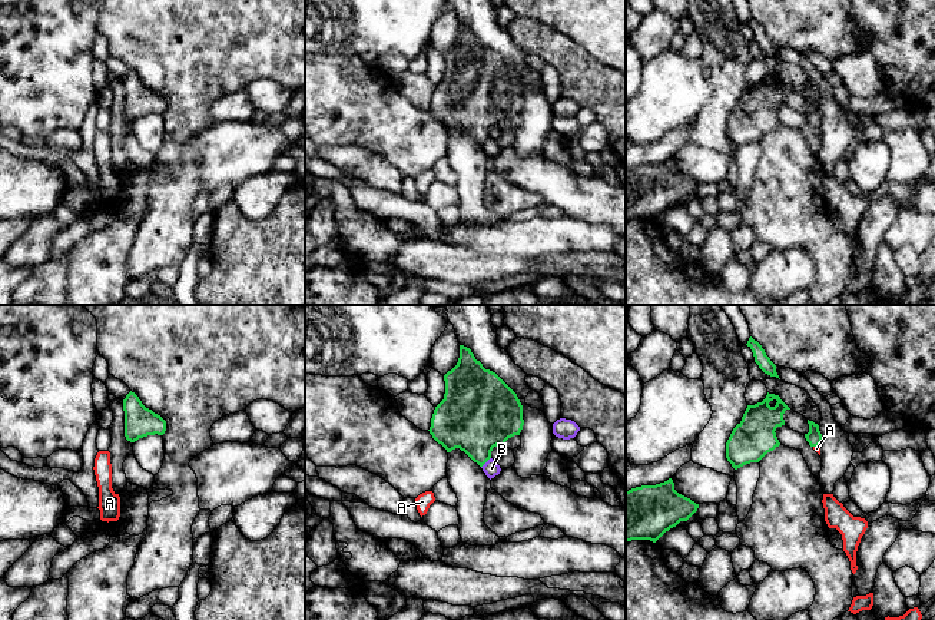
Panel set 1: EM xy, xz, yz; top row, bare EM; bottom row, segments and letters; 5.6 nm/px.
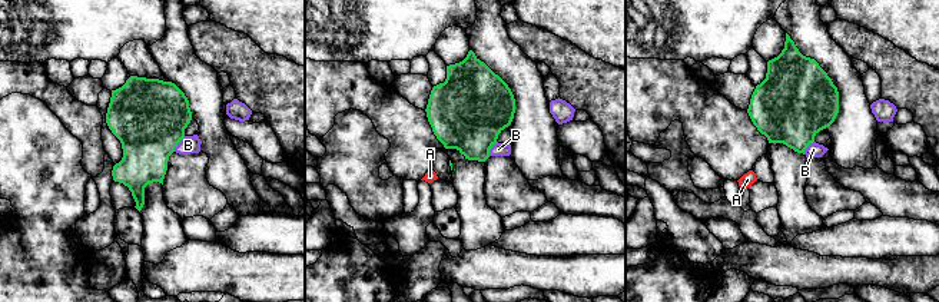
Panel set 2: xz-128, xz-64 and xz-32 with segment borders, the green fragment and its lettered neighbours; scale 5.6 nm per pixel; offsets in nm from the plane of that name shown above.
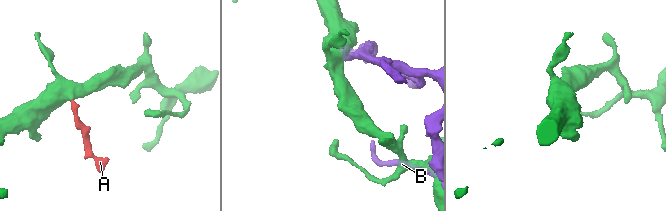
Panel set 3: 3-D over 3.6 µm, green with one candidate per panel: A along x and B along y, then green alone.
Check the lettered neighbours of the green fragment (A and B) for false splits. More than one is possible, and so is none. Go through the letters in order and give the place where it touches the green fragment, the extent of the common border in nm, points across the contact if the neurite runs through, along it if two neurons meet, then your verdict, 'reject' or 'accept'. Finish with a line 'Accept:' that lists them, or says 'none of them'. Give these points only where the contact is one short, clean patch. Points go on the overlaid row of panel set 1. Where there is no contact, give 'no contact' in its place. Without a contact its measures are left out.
A: contact yz (815, 446); length 40 nm; way yz (814, 437), (815, 446), (816, 448); accept
B: contact xz (486, 461); length 80 nm; reject
Accept: A

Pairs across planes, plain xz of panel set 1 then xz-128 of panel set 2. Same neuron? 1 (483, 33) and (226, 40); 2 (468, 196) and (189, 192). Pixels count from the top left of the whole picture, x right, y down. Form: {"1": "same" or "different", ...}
{"1": "different", "2": "different"}

